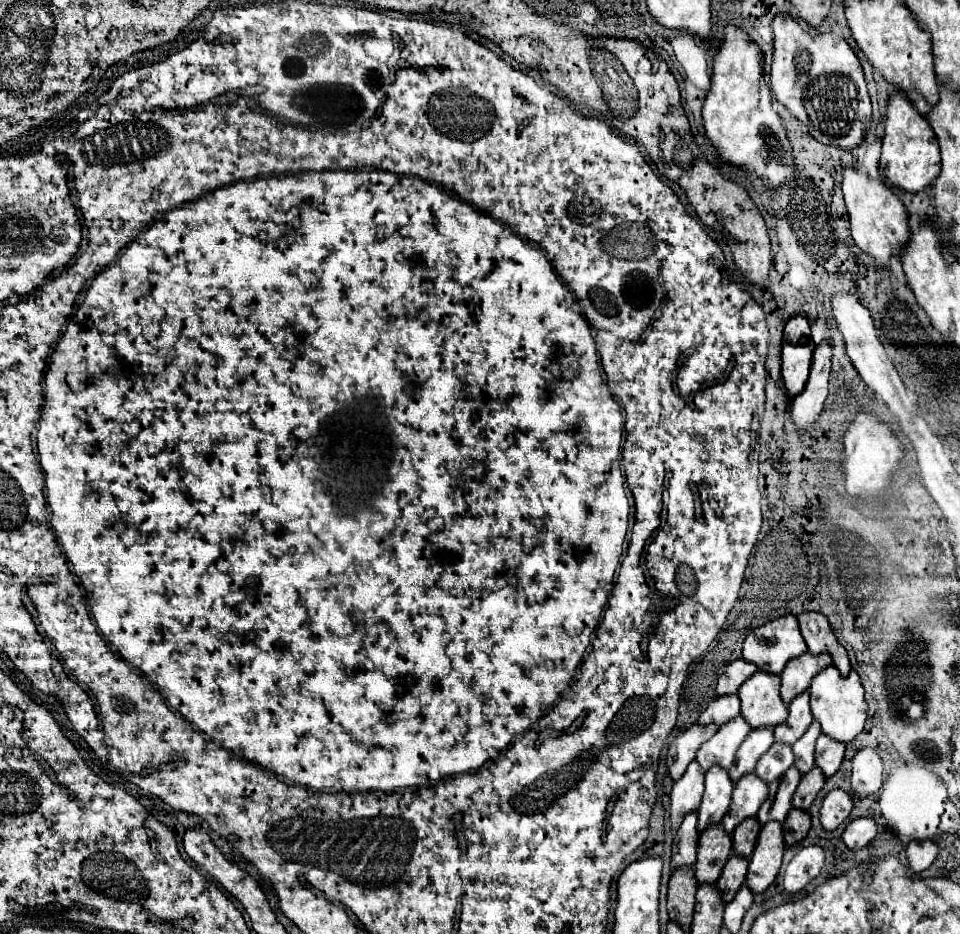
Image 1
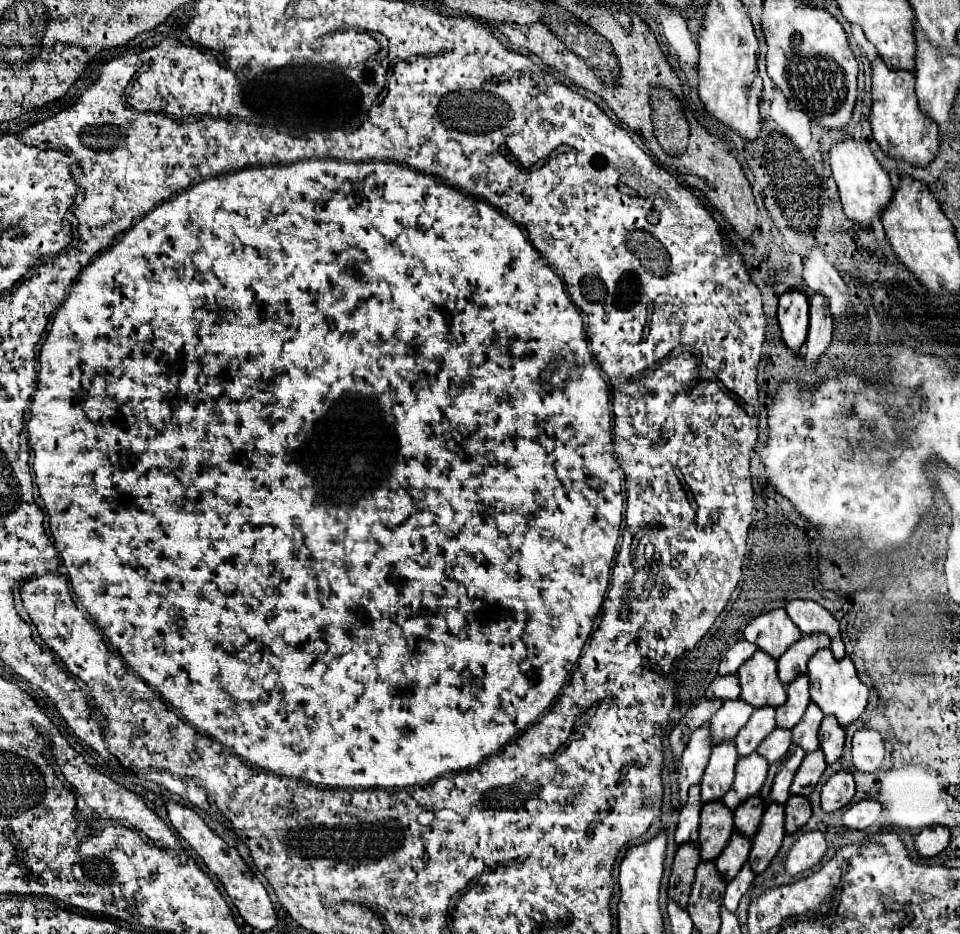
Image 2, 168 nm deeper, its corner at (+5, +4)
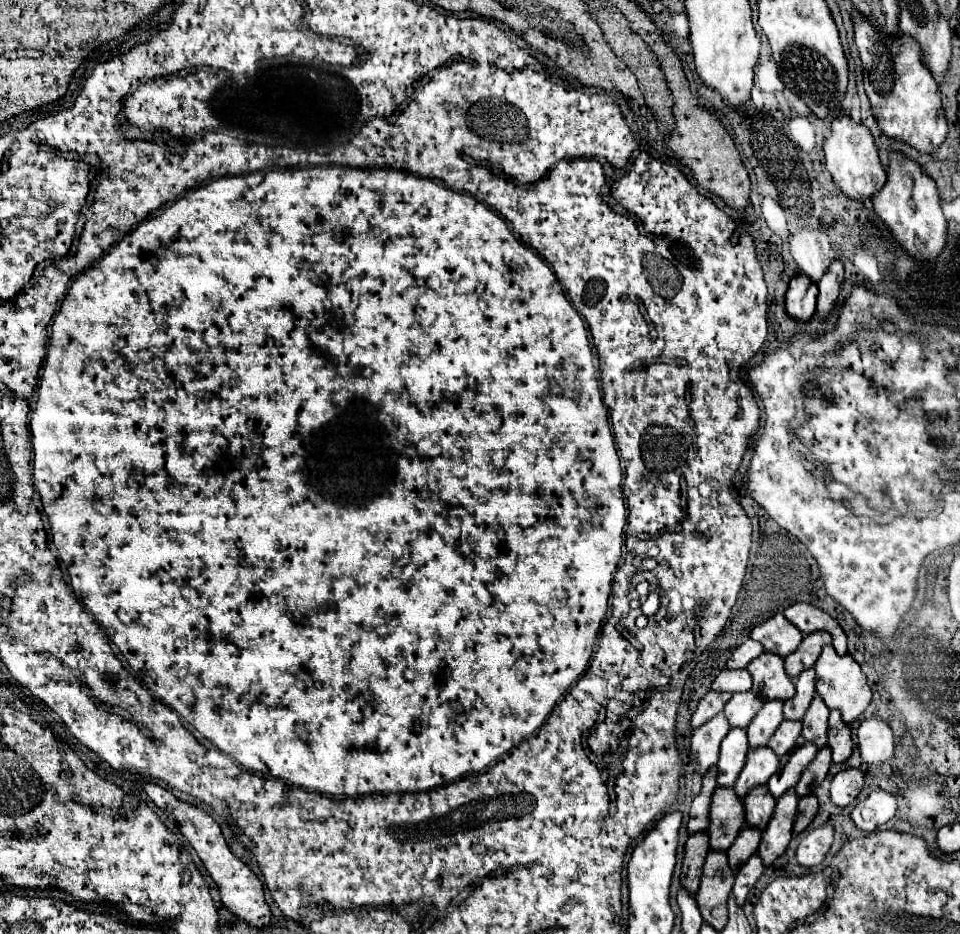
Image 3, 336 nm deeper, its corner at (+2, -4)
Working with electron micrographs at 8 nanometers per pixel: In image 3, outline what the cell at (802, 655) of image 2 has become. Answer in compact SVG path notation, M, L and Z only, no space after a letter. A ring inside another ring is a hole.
M815 631L803 637L799 647L785 657L785 671L789 677L797 677L801 671L815 665L817 657L821 655L821 649L825 643L831 643L831 637L827 631Z

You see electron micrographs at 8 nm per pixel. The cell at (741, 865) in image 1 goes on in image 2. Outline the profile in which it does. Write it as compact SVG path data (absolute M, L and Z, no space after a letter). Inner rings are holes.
M734 833L730 843L726 845L726 849L720 853L720 857L716 861L716 869L720 871L720 875L726 883L732 881L736 877L736 873L740 873L740 869L748 861L748 853L750 853L750 839L742 837L740 833Z

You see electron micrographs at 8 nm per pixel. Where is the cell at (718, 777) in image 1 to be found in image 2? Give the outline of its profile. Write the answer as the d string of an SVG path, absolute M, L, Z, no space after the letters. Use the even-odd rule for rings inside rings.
M726 741L726 745L714 745L708 767L704 771L700 789L702 789L702 803L720 801L726 791L730 791L734 783L734 767L738 755L734 749L734 741Z

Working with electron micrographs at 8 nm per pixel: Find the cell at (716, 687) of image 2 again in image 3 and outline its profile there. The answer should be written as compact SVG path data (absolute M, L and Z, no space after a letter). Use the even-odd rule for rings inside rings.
M723 669L711 685L713 691L749 691L751 689L751 673L747 669Z

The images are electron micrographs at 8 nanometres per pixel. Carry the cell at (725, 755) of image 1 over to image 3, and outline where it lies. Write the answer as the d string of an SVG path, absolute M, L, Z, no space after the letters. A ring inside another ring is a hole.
M745 691L745 693L735 693L725 705L723 713L733 727L747 727L761 707L763 707L763 699L751 691Z

